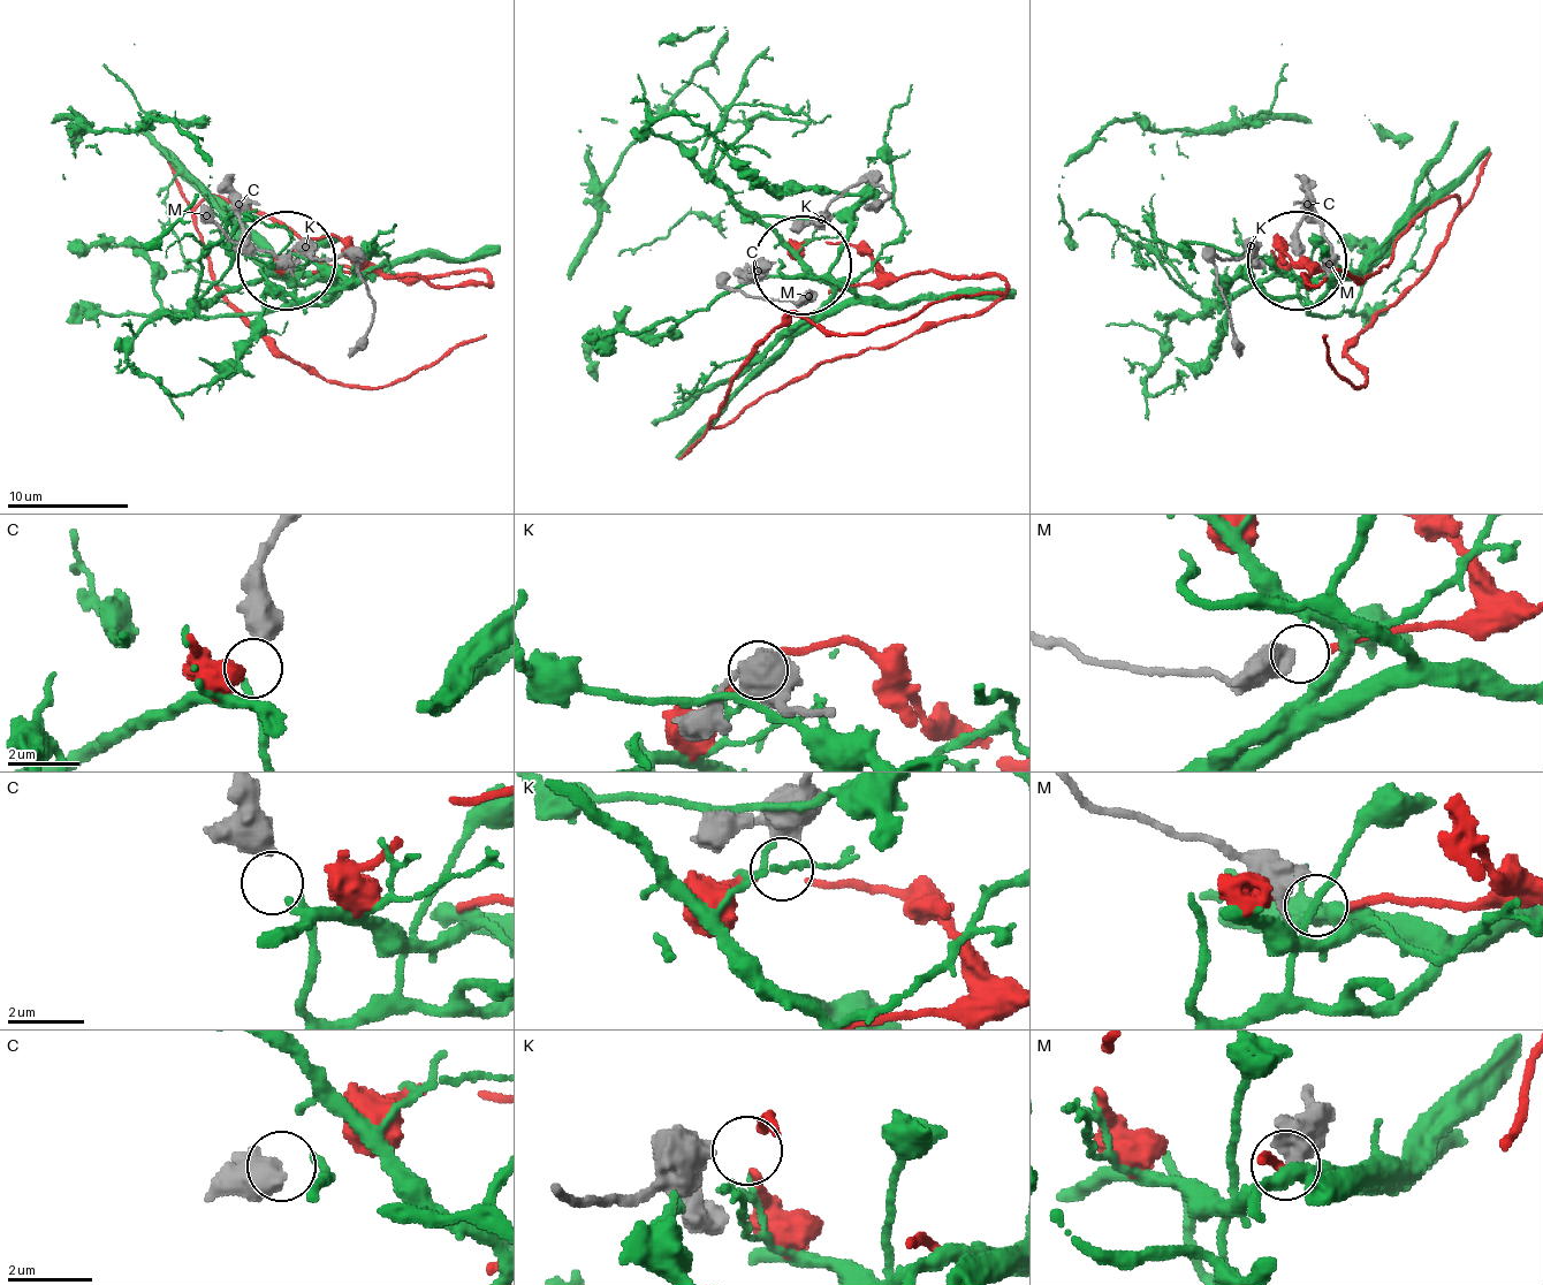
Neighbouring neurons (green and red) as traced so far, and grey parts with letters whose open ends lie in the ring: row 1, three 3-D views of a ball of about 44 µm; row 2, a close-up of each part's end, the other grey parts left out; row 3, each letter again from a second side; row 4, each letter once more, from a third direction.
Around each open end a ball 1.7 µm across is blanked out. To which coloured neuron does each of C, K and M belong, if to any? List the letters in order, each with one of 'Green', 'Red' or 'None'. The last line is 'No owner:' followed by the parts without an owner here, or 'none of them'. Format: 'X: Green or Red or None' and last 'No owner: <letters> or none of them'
C: Green
K: None
M: Red
No owner: K

